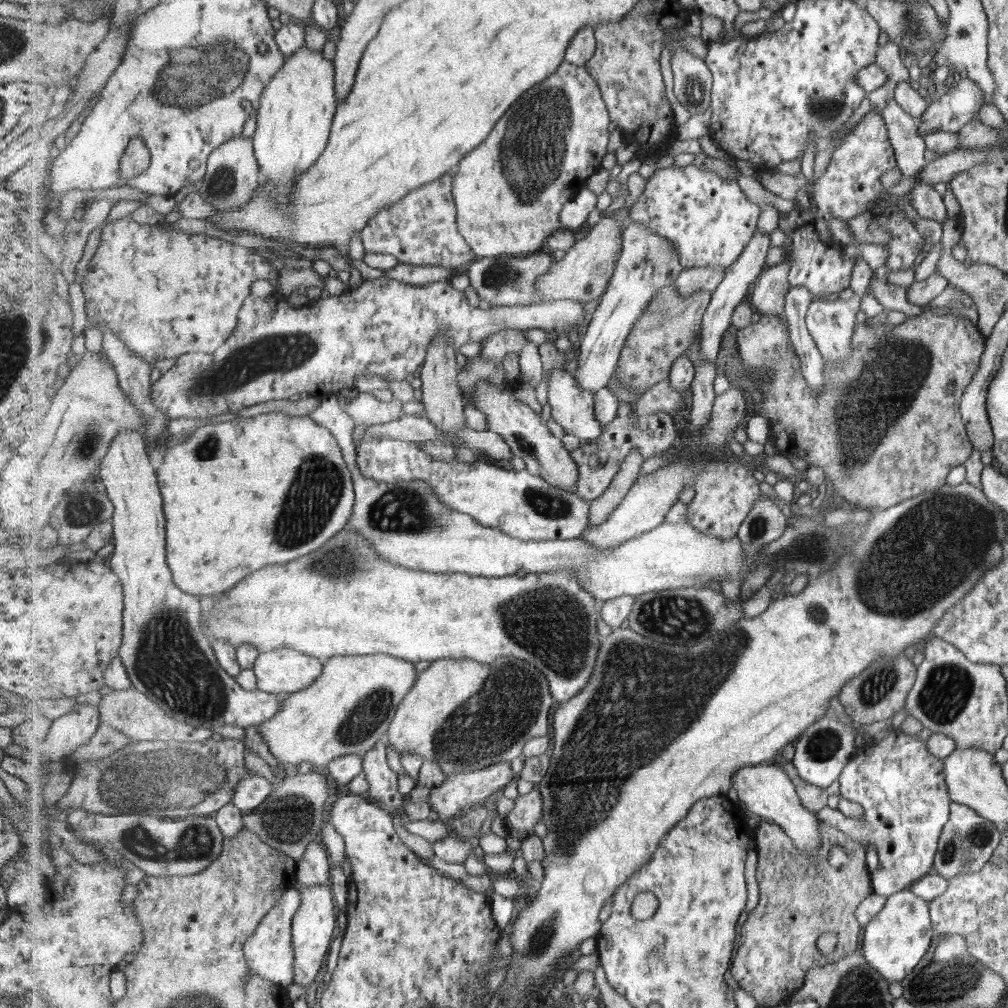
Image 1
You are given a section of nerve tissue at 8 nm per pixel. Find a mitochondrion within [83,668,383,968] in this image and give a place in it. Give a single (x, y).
(153, 780)

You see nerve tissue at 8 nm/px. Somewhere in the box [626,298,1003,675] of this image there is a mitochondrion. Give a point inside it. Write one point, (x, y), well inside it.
(940, 542)

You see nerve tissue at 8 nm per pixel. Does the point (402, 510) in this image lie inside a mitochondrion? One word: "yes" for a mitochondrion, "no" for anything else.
yes

